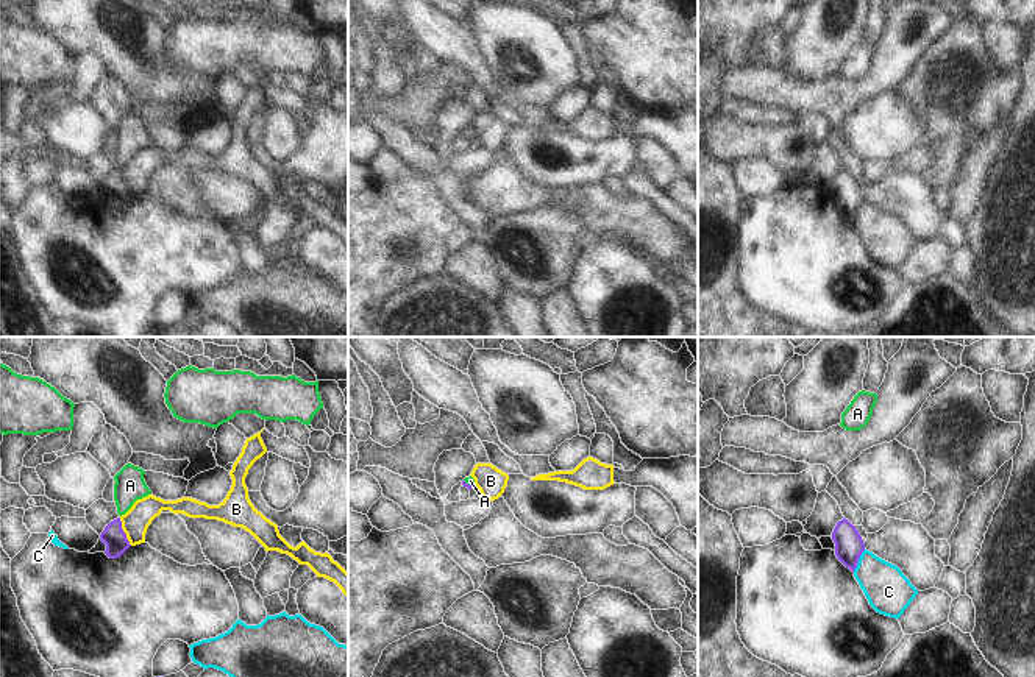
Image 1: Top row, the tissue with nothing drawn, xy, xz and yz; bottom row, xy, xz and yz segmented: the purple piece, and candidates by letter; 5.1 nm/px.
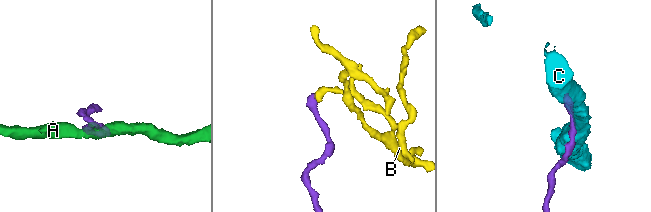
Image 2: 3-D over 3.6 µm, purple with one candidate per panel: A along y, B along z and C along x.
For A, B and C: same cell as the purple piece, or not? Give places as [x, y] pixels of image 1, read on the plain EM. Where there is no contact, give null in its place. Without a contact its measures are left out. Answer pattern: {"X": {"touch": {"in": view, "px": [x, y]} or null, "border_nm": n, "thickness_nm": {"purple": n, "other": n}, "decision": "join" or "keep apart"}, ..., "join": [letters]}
{"A": {"touch": {"in": "xz", "px": [467, 134]}, "border_nm": 60, "thickness_nm": {"purple": 20, "other": 50}, "decision": "join"}, "B": {"touch": {"in": "xy", "px": [124, 183]}, "border_nm": 160, "thickness_nm": {"purple": 120, "other": 140}, "decision": "keep apart"}, "C": {"touch": {"in": "yz", "px": [857, 211]}, "border_nm": 140, "thickness_nm": {"purple": 140, "other": 240}, "decision": "keep apart"}, "join": ["A"]}

